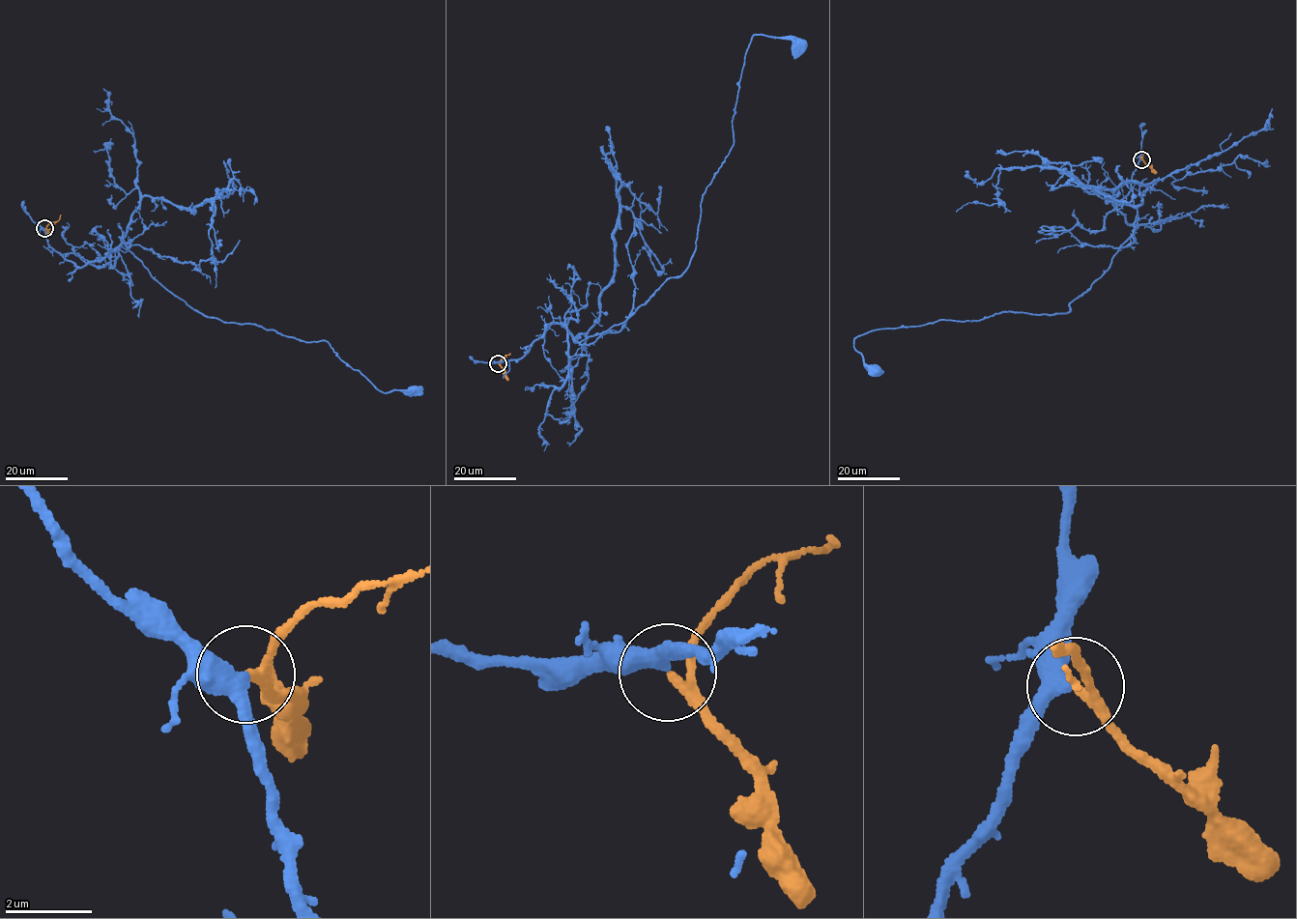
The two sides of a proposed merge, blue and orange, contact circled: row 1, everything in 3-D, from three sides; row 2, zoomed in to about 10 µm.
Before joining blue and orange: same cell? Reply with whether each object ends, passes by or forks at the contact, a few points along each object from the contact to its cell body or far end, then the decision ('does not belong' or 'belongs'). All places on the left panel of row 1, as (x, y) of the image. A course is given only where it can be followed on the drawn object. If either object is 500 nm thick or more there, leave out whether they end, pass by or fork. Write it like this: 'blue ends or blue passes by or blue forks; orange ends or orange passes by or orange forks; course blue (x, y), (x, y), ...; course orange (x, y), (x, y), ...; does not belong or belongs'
blue passes by; orange passes by; course blue (44, 228), (47, 244), (75, 266), (122, 243), (204, 316), (327, 341), (378, 389), (417, 391); course orange (44, 228), (57, 221), (61, 215); belongs

